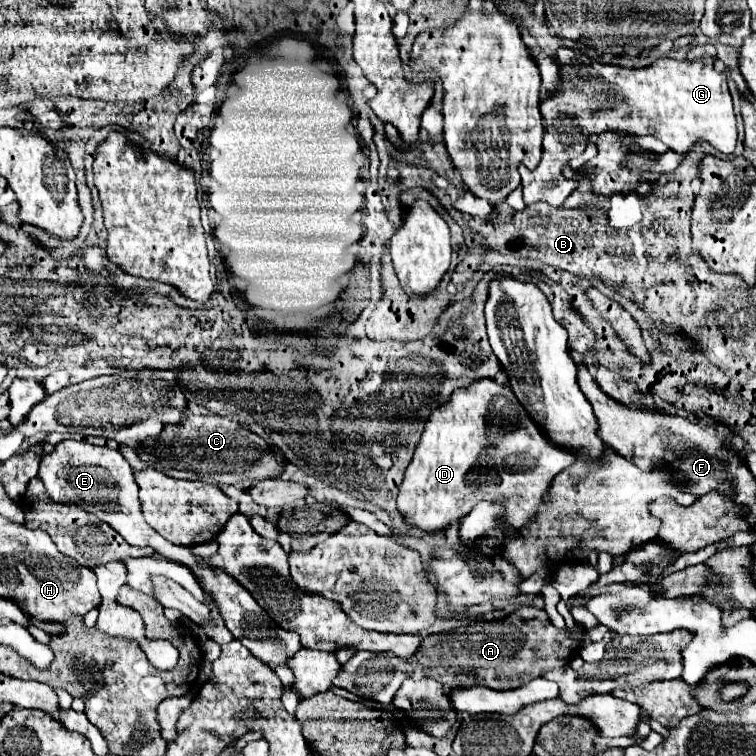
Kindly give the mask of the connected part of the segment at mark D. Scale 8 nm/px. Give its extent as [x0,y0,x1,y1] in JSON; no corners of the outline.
[396,380,576,534]

